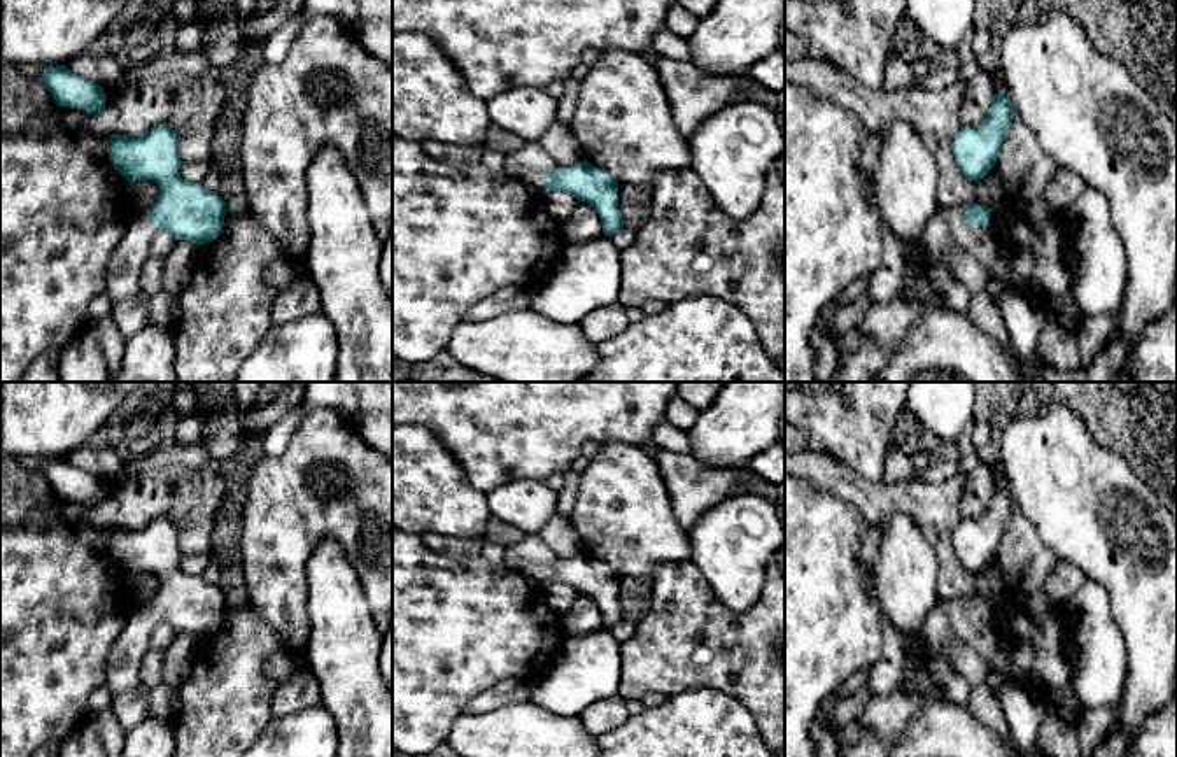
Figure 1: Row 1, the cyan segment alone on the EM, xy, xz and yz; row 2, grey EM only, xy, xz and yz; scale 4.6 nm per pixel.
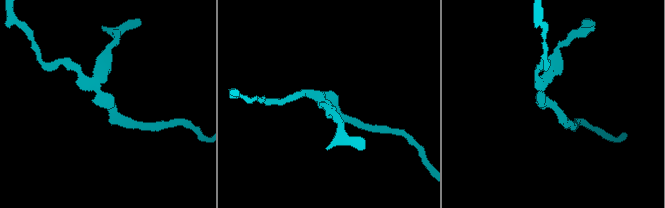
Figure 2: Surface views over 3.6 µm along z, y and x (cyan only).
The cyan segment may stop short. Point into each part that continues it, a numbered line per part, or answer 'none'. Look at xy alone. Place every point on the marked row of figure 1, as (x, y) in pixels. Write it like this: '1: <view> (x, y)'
1: xy (130, 311)

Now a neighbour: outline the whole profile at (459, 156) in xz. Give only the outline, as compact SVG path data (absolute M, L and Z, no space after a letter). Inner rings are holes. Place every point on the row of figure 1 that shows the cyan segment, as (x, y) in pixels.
M427 140L422 149L434 159L448 163L452 166L462 168L469 165L480 165L483 156L483 147L475 145L448 145L441 142Z

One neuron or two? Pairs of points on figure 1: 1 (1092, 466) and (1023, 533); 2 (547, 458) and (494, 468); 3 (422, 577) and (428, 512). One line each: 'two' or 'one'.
1: two
2: one
3: two

